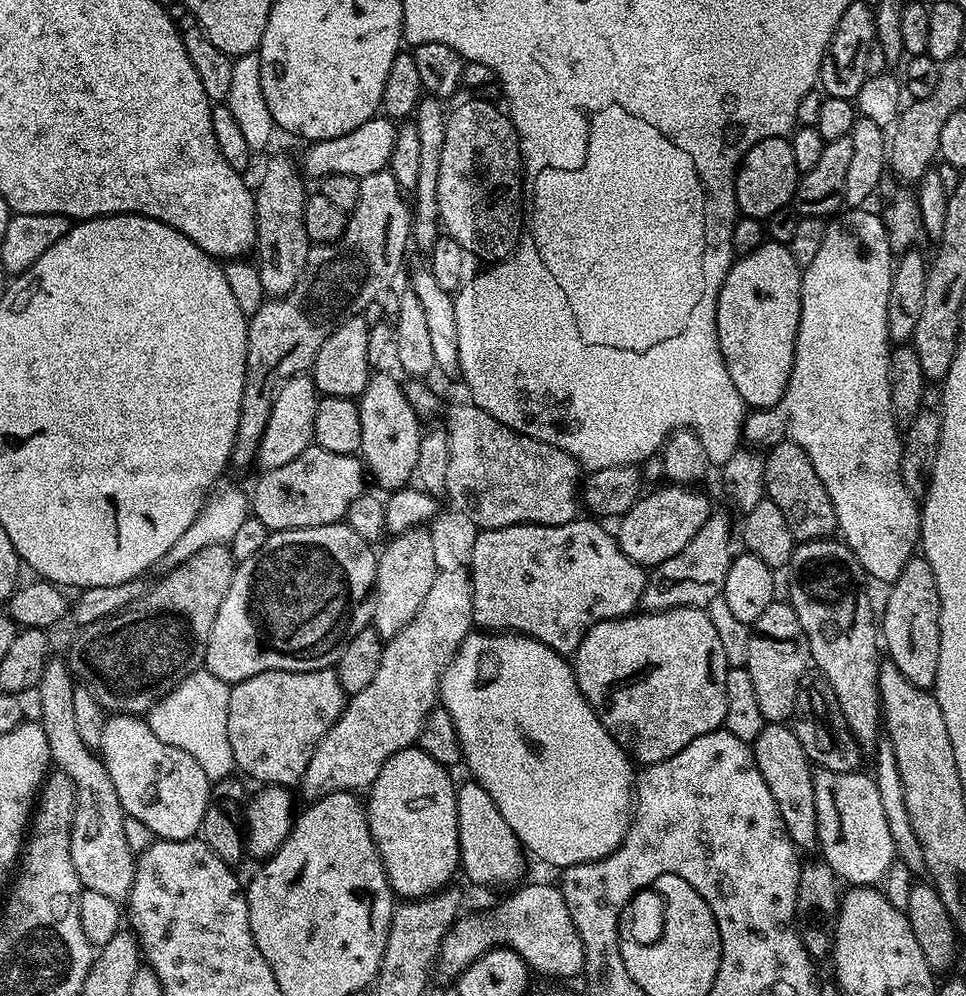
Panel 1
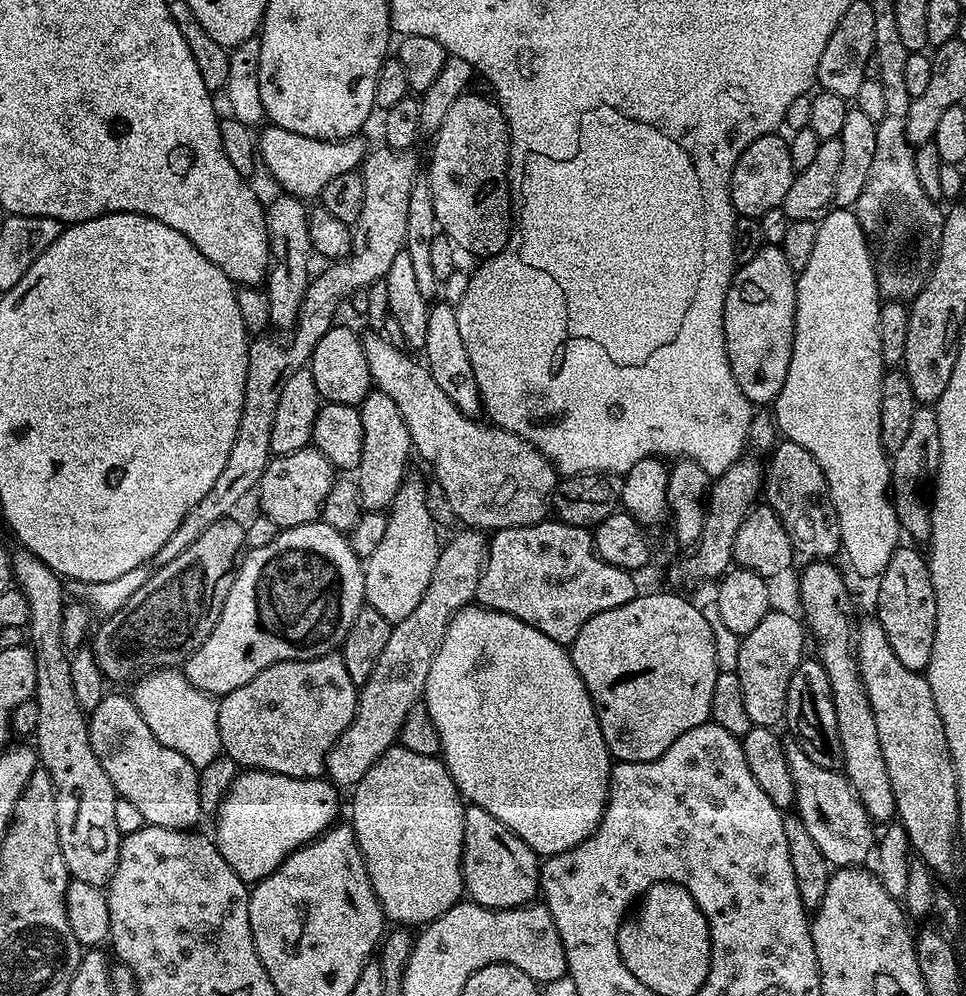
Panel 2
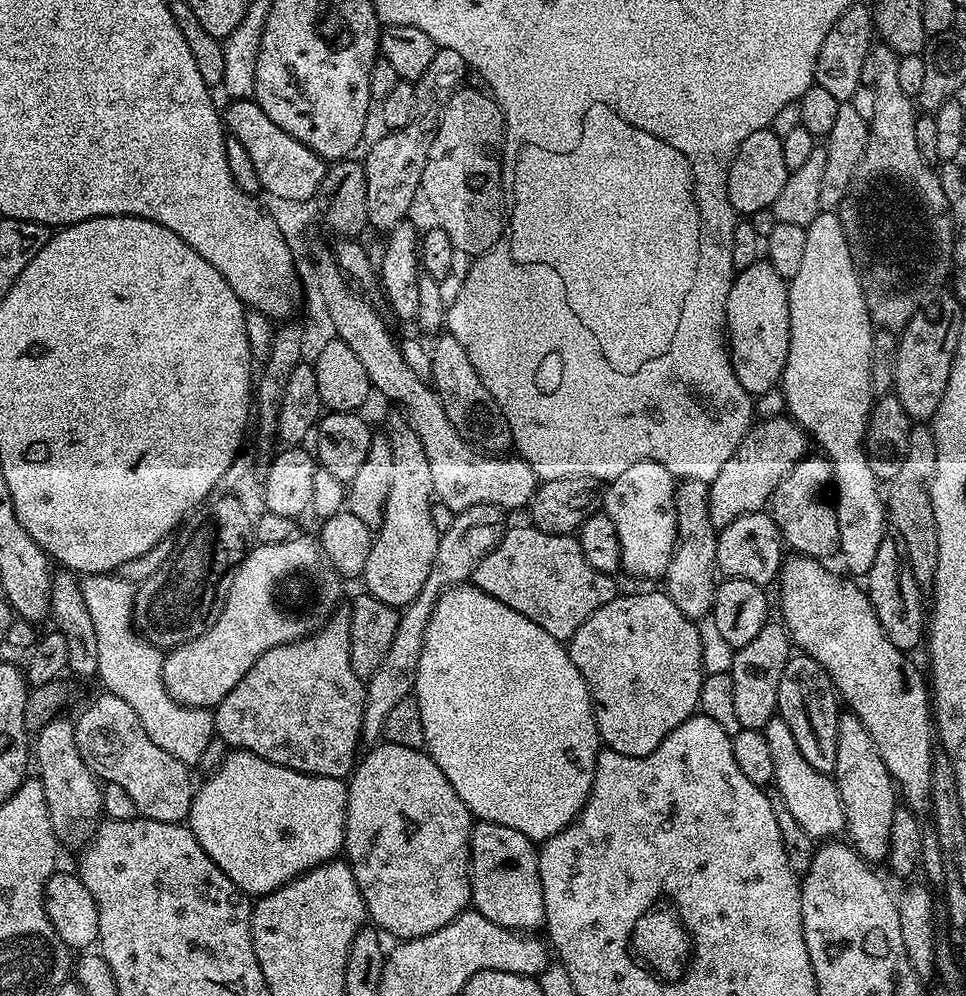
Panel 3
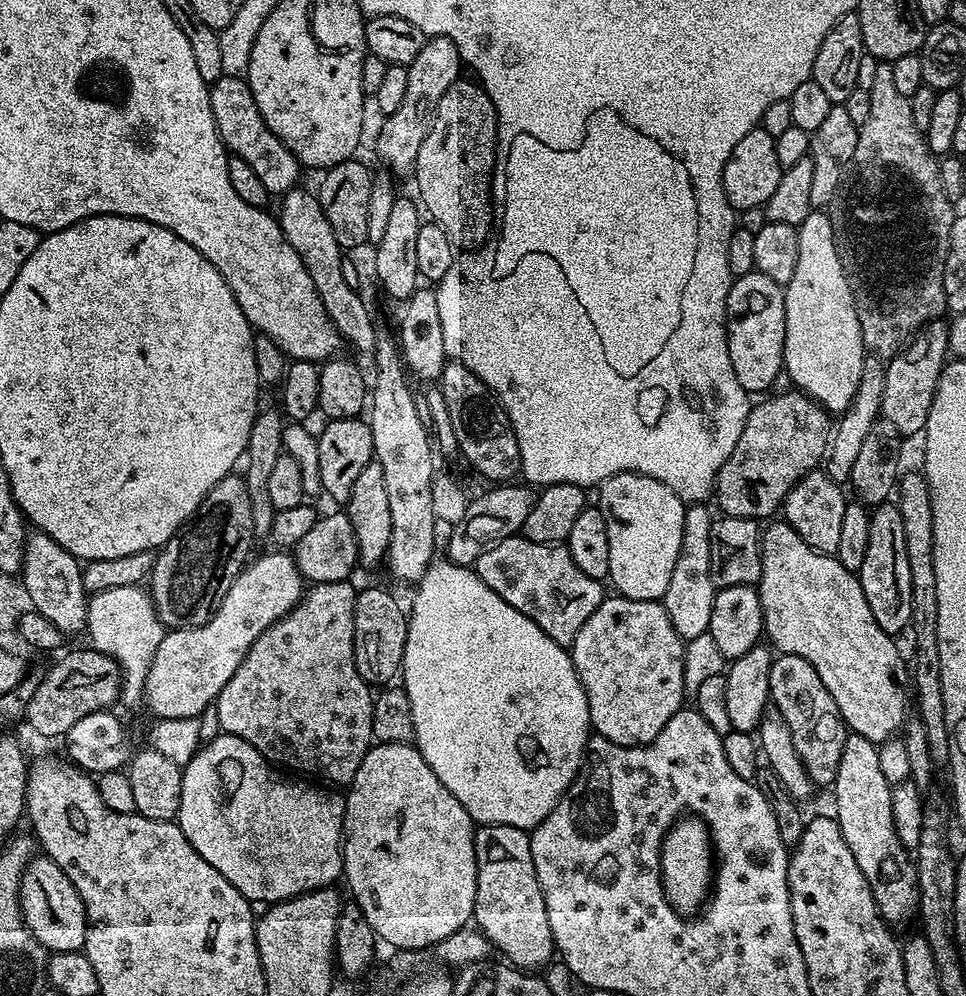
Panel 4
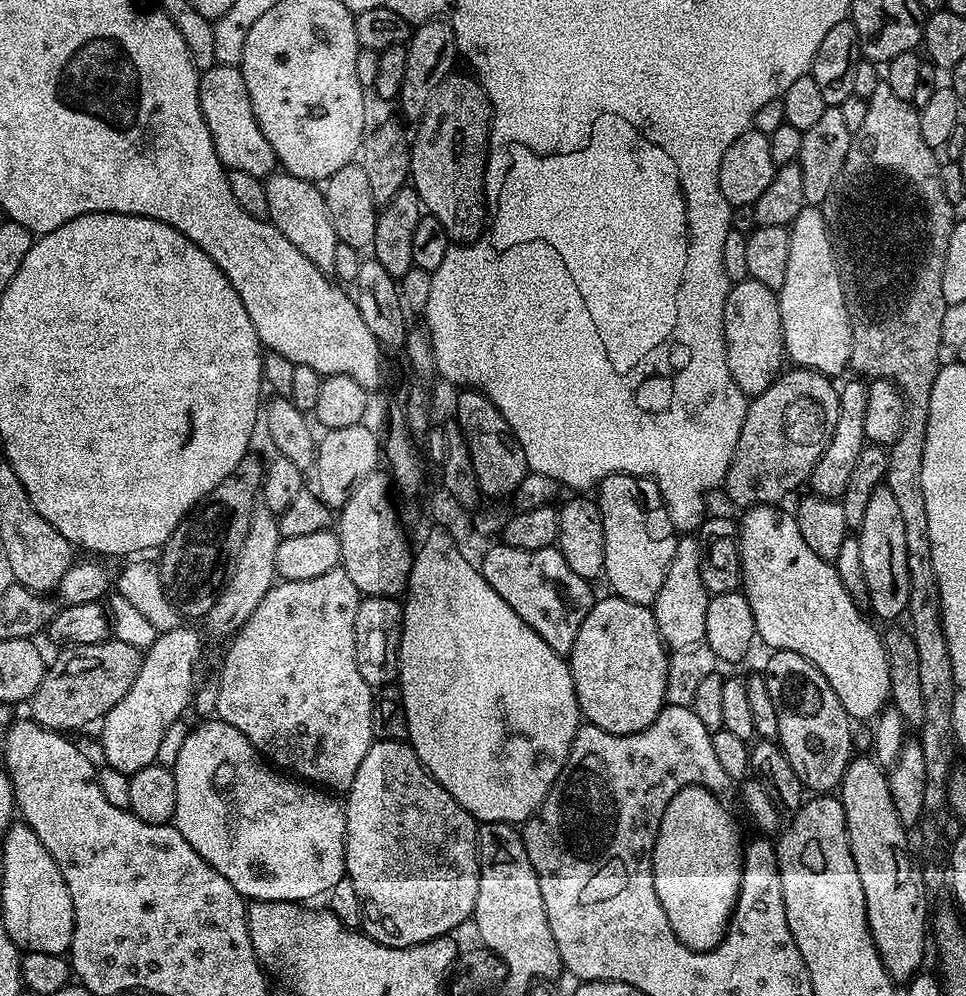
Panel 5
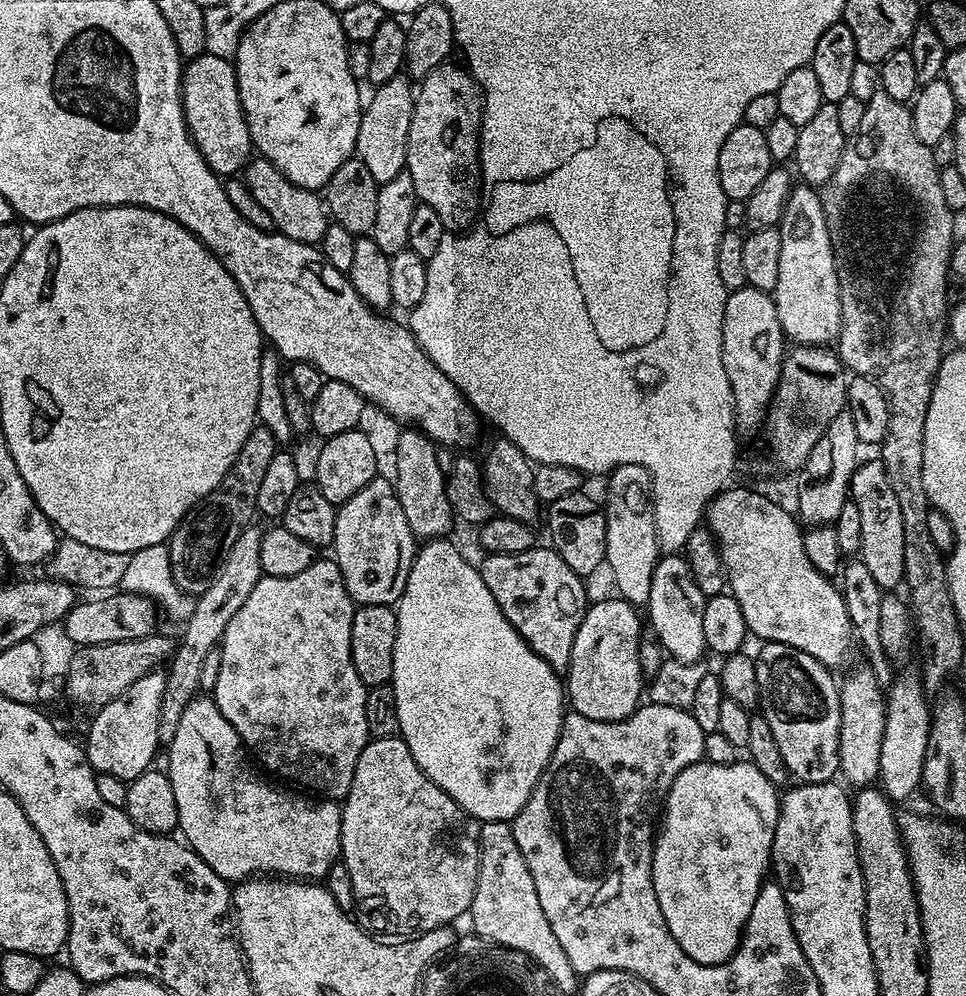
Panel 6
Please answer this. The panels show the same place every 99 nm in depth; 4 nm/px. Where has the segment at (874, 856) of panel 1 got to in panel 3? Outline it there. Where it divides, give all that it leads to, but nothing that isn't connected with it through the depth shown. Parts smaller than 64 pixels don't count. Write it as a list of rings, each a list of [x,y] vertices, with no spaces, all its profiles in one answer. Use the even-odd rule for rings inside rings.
[[[779,714],[772,716],[763,728],[766,743],[774,761],[774,788],[777,788],[778,799],[786,804],[794,819],[799,823],[806,834],[812,836],[816,842],[824,842],[829,838],[845,831],[844,807],[842,798],[838,794],[835,779],[827,772],[814,770],[806,758],[802,758],[802,750],[798,750],[798,742],[794,742],[794,733],[790,726],[786,726],[786,718]]]

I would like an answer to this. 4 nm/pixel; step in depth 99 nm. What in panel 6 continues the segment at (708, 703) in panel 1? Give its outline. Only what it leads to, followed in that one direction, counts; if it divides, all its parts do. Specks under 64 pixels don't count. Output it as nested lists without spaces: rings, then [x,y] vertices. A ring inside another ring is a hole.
[[[615,598],[616,600],[600,600],[589,603],[588,612],[582,618],[582,626],[578,626],[578,634],[574,634],[574,650],[570,650],[570,666],[566,673],[566,700],[570,705],[571,711],[582,714],[582,718],[594,718],[594,722],[618,722],[624,720],[630,714],[634,714],[636,709],[642,703],[642,697],[646,692],[646,672],[644,676],[644,668],[640,665],[640,620],[642,624],[642,616],[638,613],[637,605],[627,602],[623,598]]]

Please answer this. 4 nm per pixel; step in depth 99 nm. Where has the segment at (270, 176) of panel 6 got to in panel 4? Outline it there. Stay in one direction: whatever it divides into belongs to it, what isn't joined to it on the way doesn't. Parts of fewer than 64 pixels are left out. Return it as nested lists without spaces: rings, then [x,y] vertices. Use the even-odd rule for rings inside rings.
[[[297,186],[291,192],[283,193],[278,211],[280,229],[285,238],[294,246],[298,258],[302,258],[302,266],[314,281],[314,290],[318,290],[318,298],[322,298],[322,306],[326,306],[326,314],[334,322],[345,341],[348,340],[360,352],[375,353],[376,333],[378,325],[372,321],[364,300],[357,289],[352,288],[342,275],[342,262],[346,258],[340,247],[338,238],[334,238],[334,230],[330,230],[330,222],[326,222],[326,214],[322,210],[319,199]]]

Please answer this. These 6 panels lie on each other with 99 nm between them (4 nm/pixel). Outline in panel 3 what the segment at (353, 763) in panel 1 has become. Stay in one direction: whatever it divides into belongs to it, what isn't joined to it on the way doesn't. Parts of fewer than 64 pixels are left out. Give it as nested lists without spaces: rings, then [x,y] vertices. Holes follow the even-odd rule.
[[[489,504],[472,506],[465,512],[457,512],[454,526],[441,532],[438,554],[434,554],[434,566],[430,566],[430,578],[426,578],[426,586],[422,586],[418,598],[414,598],[414,602],[400,612],[398,634],[394,634],[394,642],[390,642],[390,650],[386,650],[386,658],[382,658],[382,666],[378,666],[373,676],[367,677],[362,733],[365,741],[379,741],[390,710],[394,710],[398,702],[413,695],[426,626],[430,622],[433,610],[436,609],[437,602],[440,601],[440,595],[449,588],[471,581],[478,562],[482,562],[482,558],[486,558],[488,551],[504,536],[506,531],[504,516],[506,512],[502,508],[495,508]]]

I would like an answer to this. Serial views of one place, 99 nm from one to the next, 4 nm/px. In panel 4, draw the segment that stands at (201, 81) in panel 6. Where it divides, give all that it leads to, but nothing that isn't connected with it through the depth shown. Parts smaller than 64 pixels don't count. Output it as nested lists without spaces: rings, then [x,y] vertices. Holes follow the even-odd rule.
[[[222,75],[210,85],[208,93],[218,134],[229,153],[242,158],[251,166],[269,194],[276,194],[276,192],[283,194],[297,187],[301,183],[302,165],[294,153],[276,137],[274,130],[266,126],[254,102],[254,94],[250,90],[247,79],[244,76]]]

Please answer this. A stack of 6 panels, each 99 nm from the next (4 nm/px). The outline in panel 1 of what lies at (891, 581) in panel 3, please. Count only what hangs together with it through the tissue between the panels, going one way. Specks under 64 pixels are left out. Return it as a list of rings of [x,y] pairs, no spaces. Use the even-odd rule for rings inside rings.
[[[914,554],[902,566],[902,574],[887,589],[888,597],[884,600],[884,624],[882,620],[882,640],[886,649],[887,659],[914,686],[919,688],[935,689],[936,675],[938,674],[938,654],[940,653],[940,595],[938,594],[938,582],[934,582],[934,570],[930,570],[930,562],[923,555]]]

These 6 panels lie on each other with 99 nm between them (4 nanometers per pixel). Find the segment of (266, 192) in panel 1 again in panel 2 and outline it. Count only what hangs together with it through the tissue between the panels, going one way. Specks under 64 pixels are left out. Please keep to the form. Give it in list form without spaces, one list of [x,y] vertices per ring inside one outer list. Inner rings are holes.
[[[279,194],[267,201],[264,217],[268,227],[268,255],[270,263],[266,277],[266,291],[270,302],[269,325],[276,330],[291,330],[304,305],[310,283],[308,263],[314,260],[310,234],[308,233],[309,209],[298,196]]]

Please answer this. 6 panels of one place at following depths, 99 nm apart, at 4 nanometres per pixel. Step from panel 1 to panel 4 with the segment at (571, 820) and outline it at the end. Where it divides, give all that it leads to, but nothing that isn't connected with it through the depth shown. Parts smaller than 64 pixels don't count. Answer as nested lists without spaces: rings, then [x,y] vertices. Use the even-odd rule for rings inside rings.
[[[447,558],[433,559],[415,588],[416,597],[412,600],[412,608],[410,604],[402,669],[402,687],[410,698],[410,714],[414,714],[414,746],[422,754],[422,758],[426,758],[430,770],[438,774],[438,782],[442,782],[442,786],[446,786],[446,790],[450,790],[450,794],[454,794],[454,798],[462,802],[466,814],[470,814],[477,825],[501,824],[525,830],[537,828],[576,780],[584,763],[589,739],[594,732],[590,706],[586,702],[586,690],[578,678],[569,649],[554,642],[554,638],[550,638],[537,624],[530,622],[526,614],[514,610],[510,602],[502,602],[502,598],[498,598],[498,594],[494,594],[494,590],[490,590],[490,586],[486,586],[486,582],[482,582],[482,578],[478,578],[471,567],[455,564]]]

